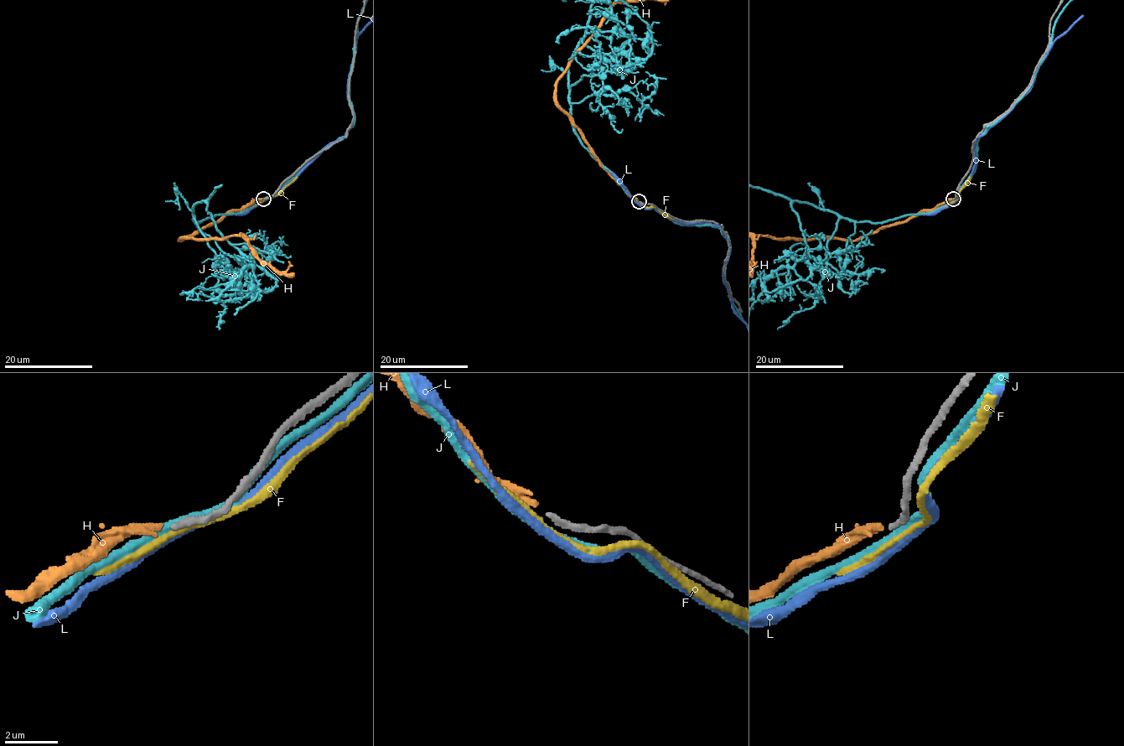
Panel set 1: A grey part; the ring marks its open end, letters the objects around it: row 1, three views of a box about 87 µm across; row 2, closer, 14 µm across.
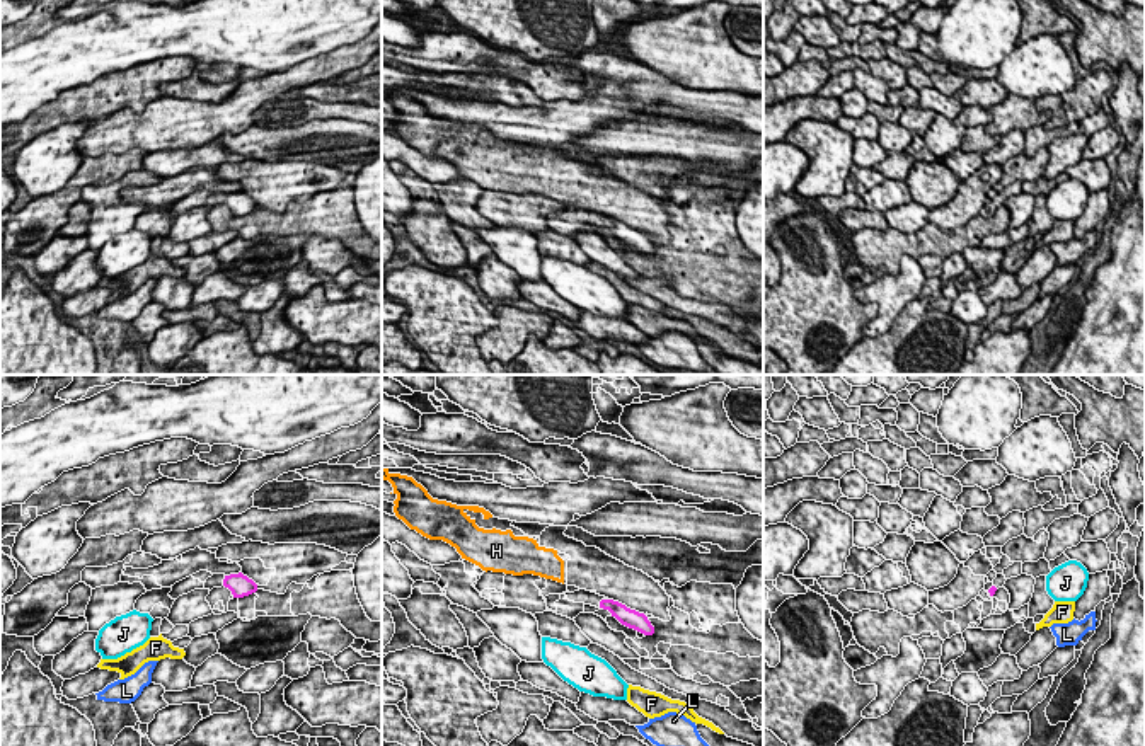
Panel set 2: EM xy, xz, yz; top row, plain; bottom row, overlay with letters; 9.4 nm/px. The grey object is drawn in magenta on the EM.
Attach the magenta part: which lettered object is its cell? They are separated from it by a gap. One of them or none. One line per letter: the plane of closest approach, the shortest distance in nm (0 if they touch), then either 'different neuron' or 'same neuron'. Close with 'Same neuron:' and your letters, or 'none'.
F: yz | 500 nm | different neuron
H: xz | 400 nm | different neuron
J: xz | 380 nm | different neuron
L: yz | 600 nm | different neuron
Same neuron: none

